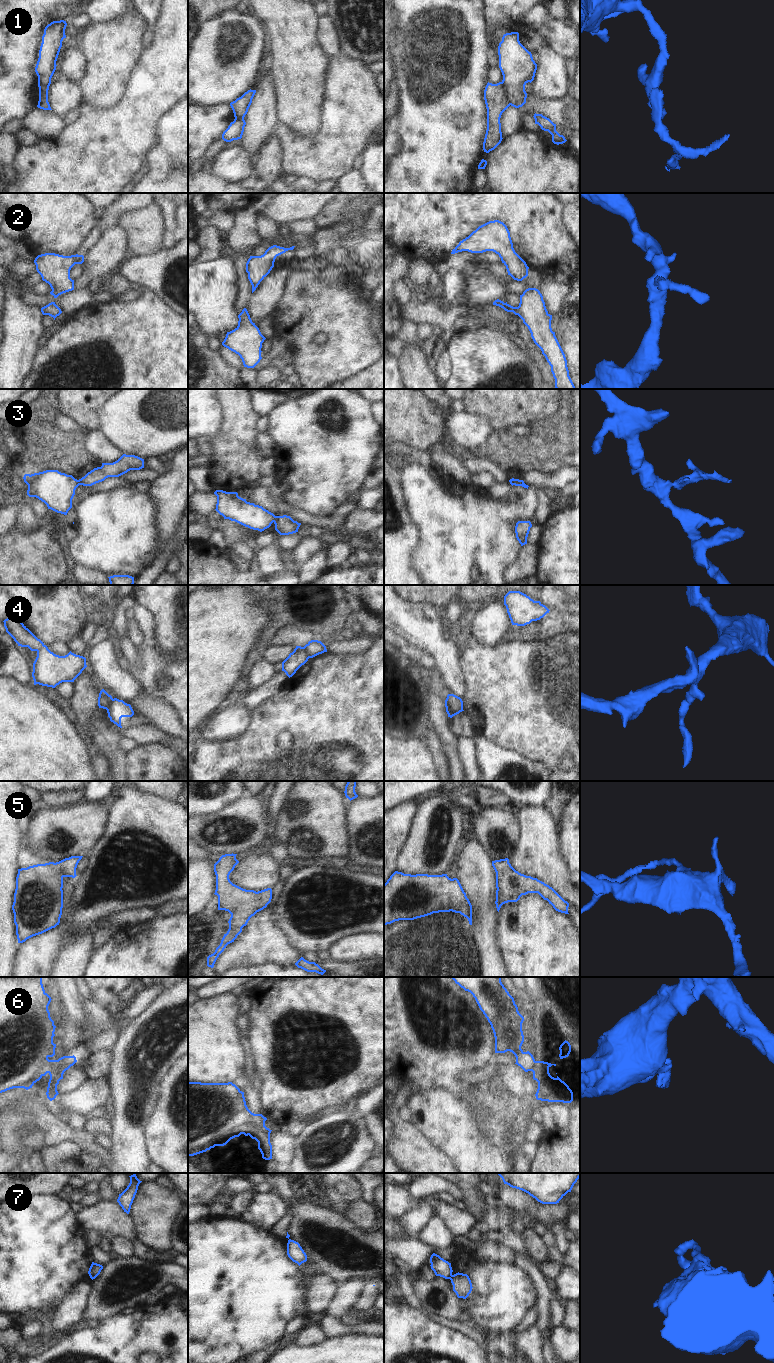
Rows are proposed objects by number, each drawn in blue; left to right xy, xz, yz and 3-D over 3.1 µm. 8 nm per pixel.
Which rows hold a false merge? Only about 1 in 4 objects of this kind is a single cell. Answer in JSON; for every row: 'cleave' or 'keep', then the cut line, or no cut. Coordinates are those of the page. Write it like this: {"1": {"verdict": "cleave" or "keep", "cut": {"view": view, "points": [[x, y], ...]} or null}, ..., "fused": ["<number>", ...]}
{"1": {"verdict": "cleave", "cut": {"view": "yz", "points": [[501, 82], [510, 104]]}}, "2": {"verdict": "keep", "cut": null}, "3": {"verdict": "cleave", "cut": {"view": "xz", "points": [[275, 516], [273, 521]]}}, "4": {"verdict": "cleave", "cut": {"view": "yz", "points": [[445, 702], [458, 713]]}}, "5": {"verdict": "keep", "cut": null}, "6": {"verdict": "cleave", "cut": {"view": "xy", "points": [[70, 1065], [63, 1065], [58, 1070], [50, 1062], [48, 1072]]}}, "7": {"verdict": "cleave", "cut": {"view": "yz", "points": [[452, 1275], [449, 1278]]}}, "fused": ["1", "3", "4", "6", "7"]}

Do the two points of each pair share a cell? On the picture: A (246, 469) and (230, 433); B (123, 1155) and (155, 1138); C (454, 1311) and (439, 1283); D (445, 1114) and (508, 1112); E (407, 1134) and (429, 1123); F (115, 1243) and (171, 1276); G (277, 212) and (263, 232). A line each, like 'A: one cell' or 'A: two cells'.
A: one cell
B: two cells
C: one cell
D: one cell
E: two cells
F: two cells
G: two cells

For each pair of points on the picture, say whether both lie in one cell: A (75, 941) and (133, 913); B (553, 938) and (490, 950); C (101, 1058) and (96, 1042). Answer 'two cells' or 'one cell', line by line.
A: two cells
B: two cells
C: two cells

